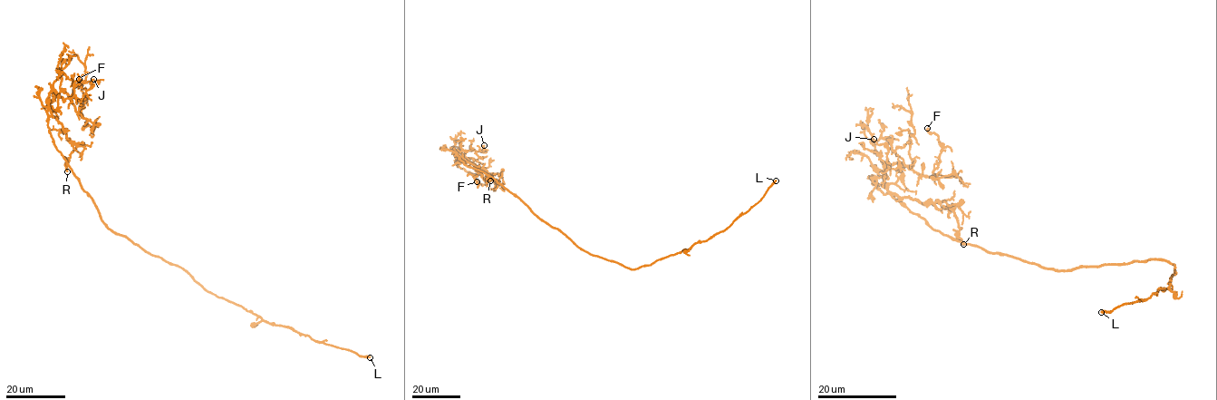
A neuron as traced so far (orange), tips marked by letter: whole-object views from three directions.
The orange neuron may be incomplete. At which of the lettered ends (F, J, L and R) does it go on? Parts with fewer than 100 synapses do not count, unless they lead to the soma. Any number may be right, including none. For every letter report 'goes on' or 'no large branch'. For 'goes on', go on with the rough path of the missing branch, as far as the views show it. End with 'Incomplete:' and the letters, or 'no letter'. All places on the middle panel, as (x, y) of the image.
F: no large branch
J: no large branch
L: goes on | (776, 180), (794, 170)
R: no large branch
Incomplete: L

